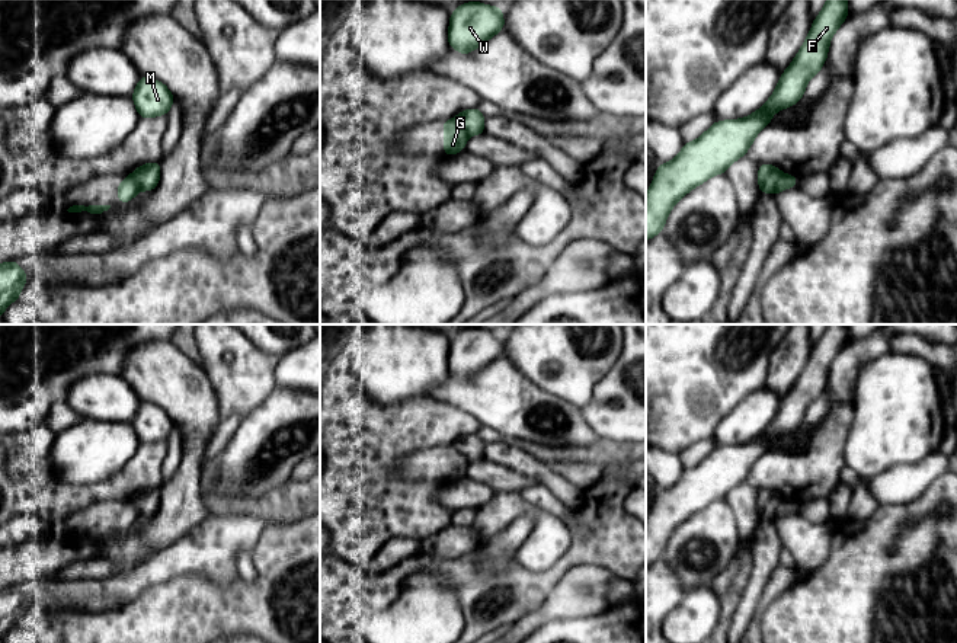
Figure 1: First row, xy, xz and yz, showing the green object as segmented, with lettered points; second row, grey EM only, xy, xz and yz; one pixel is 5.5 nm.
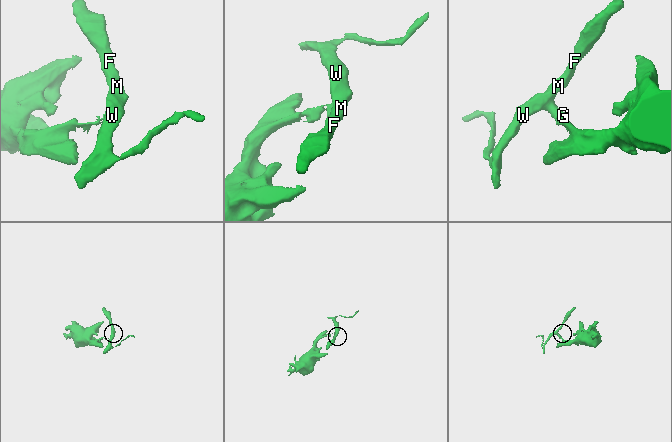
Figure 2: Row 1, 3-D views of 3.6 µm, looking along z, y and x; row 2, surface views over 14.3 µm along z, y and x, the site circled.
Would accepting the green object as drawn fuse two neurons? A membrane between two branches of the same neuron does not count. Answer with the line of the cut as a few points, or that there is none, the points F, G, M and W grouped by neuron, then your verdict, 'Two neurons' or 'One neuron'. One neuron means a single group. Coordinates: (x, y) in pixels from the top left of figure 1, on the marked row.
Split along yz (786, 175), (777, 184), (773, 194). Groups: F M W / G. Two neurons

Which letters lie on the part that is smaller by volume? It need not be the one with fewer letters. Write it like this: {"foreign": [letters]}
{"foreign": ["F", "M", "W"]}

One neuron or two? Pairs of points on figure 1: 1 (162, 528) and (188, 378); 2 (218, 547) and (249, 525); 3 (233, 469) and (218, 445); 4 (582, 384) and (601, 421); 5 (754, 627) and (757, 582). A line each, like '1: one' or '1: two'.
1: one
2: one
3: two
4: two
5: two

